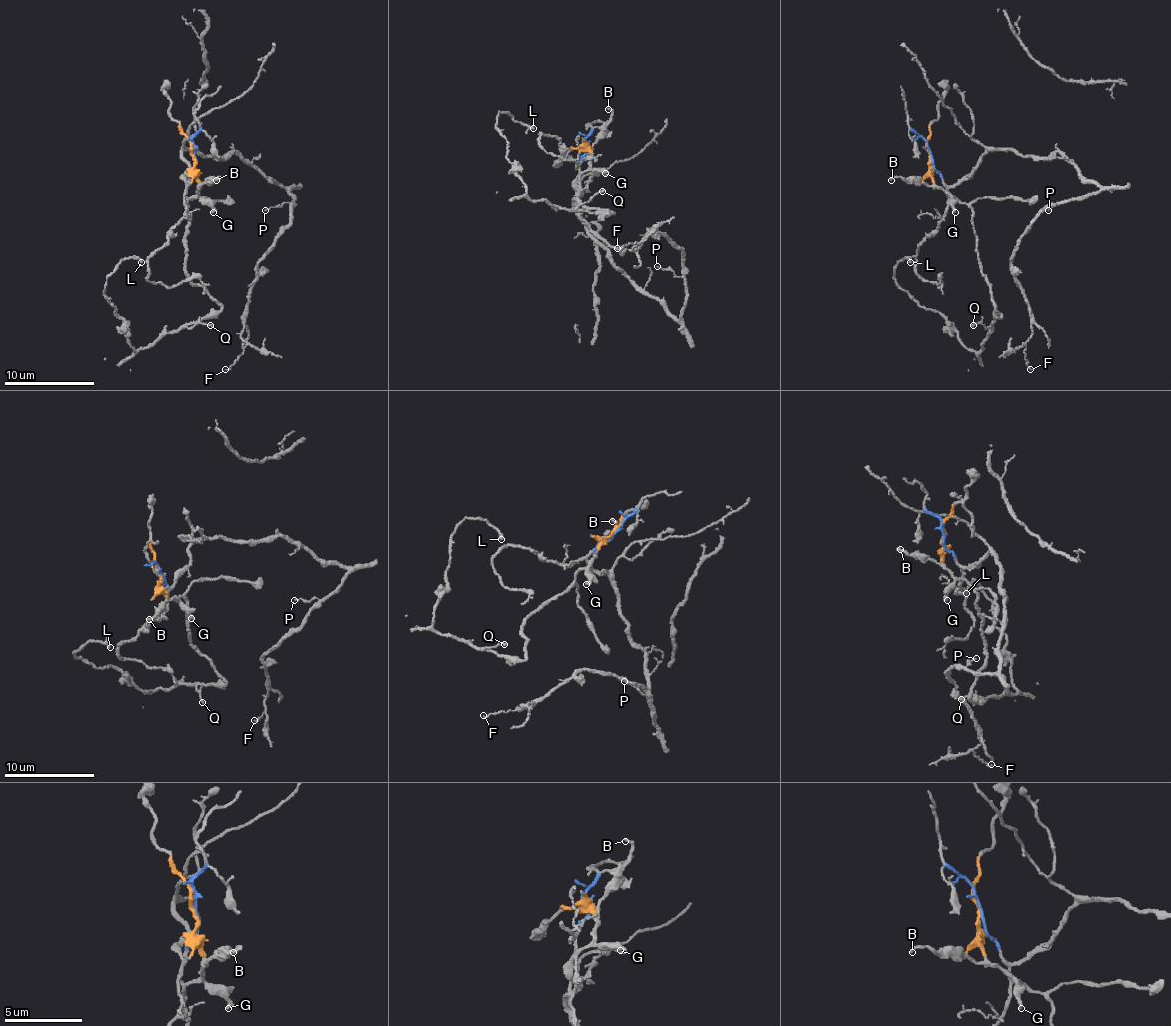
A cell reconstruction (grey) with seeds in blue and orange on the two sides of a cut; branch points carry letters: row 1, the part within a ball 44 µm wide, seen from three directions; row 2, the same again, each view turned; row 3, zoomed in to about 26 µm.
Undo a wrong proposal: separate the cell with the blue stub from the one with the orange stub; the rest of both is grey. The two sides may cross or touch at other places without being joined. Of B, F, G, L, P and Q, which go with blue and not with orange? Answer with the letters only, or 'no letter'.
F, P

